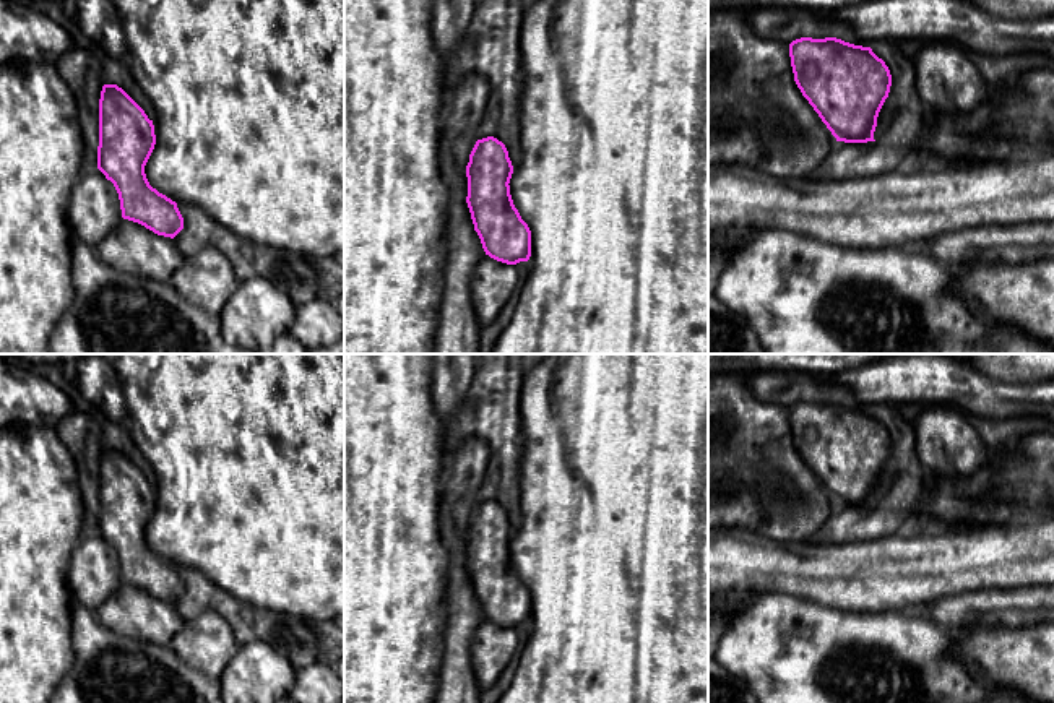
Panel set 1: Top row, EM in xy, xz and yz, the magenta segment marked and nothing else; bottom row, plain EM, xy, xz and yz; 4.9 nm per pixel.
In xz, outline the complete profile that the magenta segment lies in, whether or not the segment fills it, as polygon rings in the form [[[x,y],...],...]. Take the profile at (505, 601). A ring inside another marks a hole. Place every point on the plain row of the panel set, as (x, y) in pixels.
[[[477,503],[466,529],[468,560],[474,594],[486,619],[516,628],[531,620],[531,594],[510,559],[513,529],[502,505]]]

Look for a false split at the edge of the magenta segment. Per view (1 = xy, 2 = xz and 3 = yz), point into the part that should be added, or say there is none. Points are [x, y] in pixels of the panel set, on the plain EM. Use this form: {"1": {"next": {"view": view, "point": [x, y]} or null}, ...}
{"1": {"next": null}, "2": {"next": null}, "3": {"next": null}}

